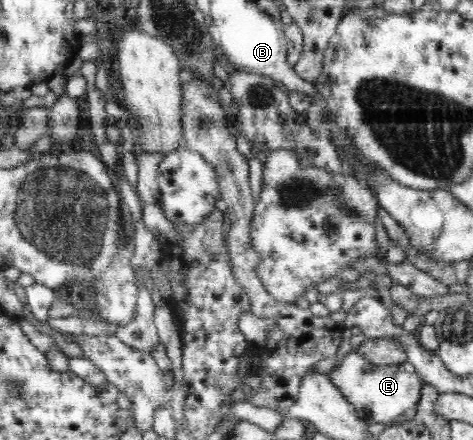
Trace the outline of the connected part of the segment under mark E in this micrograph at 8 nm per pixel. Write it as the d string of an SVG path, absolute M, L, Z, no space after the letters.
M358 349L351 351L329 373L335 387L344 394L355 408L362 420L368 423L392 423L410 408L416 409L421 398L422 379L410 362L403 364L374 366L368 363Z

